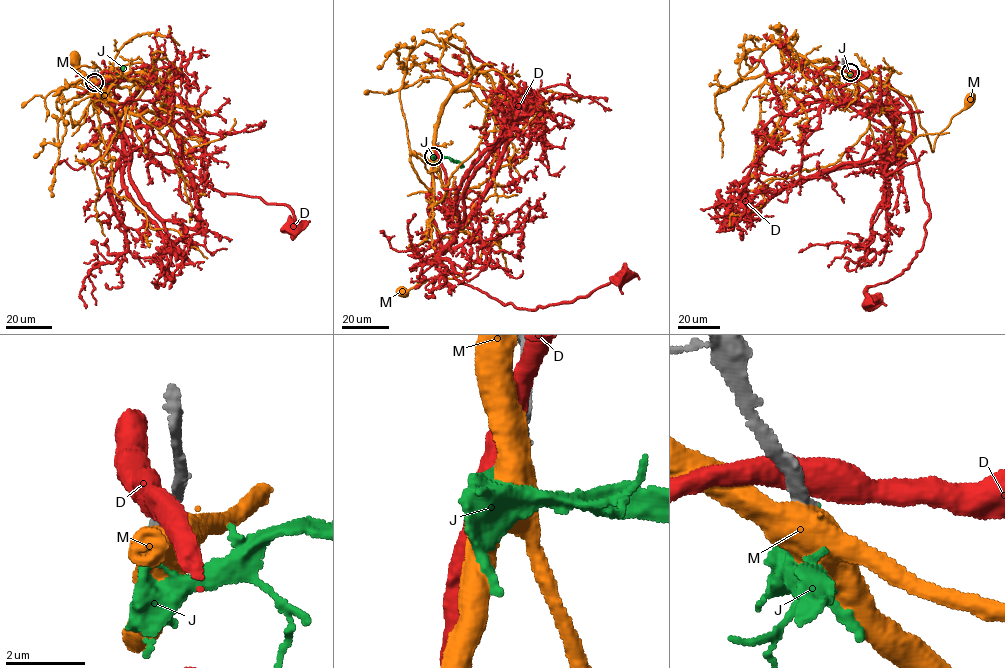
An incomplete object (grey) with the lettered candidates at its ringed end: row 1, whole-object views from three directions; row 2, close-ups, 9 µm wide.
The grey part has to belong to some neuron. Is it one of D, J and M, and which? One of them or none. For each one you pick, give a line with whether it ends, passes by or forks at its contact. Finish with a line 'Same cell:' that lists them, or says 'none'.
J: it ends there
Same cell: J

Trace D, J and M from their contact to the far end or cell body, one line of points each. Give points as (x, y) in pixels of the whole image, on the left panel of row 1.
D: (95, 81), (94, 74), (106, 86), (109, 128), (129, 144), (170, 154), (222, 192), (284, 205), (293, 228)
J: (94, 82), (110, 82), (121, 71), (121, 66)
M: (94, 82), (103, 70), (127, 64), (142, 63), (149, 74), (132, 106), (118, 111), (74, 59)

